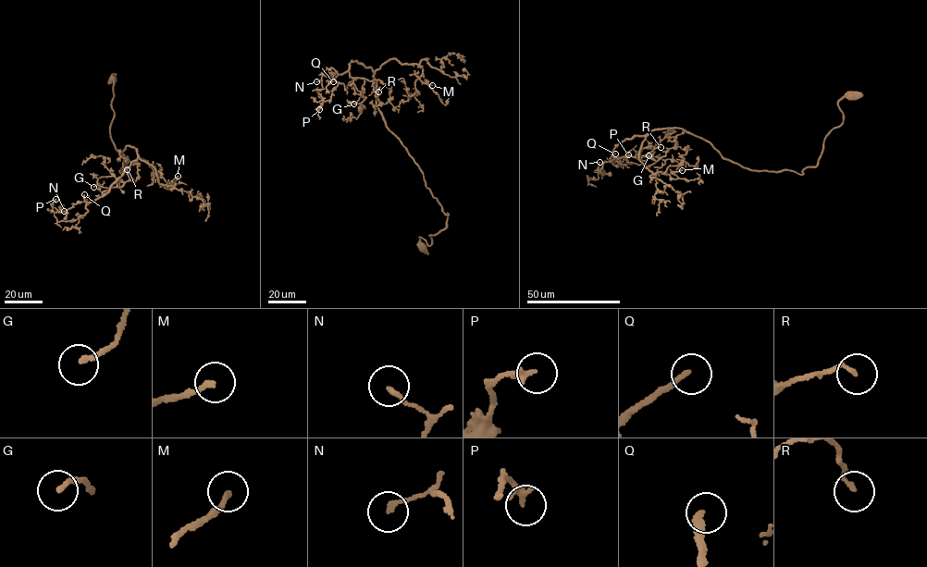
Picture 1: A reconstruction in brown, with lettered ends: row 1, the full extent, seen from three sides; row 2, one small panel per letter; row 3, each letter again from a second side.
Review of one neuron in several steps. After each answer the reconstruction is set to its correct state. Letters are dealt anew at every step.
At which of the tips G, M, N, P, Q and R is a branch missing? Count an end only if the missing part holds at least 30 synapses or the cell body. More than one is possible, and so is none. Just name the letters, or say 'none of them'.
P, Q

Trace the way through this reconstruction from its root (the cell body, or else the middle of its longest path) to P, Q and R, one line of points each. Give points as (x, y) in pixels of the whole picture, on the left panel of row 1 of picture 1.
P: (112, 79), (110, 135), (128, 159), (119, 171), (126, 145), (137, 159), (95, 200), (60, 211), (55, 199)
Q: (112, 79), (110, 135), (128, 159), (119, 171), (126, 145), (137, 159), (108, 192), (88, 203), (84, 194)
R: (112, 79), (110, 135), (128, 159), (119, 171), (126, 145), (138, 154), (102, 194), (128, 181), (127, 169)

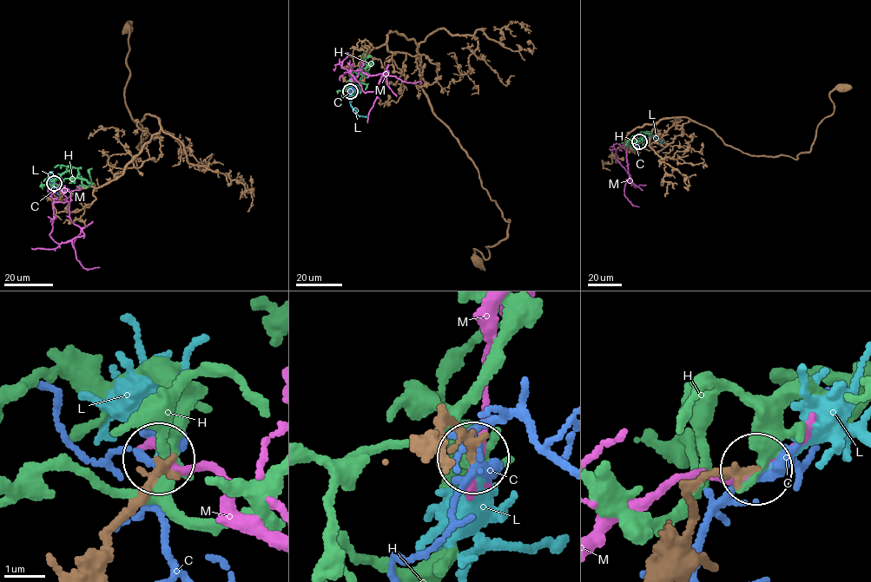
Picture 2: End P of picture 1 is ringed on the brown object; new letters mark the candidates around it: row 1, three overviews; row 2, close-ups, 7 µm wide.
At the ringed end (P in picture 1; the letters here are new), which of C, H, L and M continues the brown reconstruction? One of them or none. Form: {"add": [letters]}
{"add": ["L"]}

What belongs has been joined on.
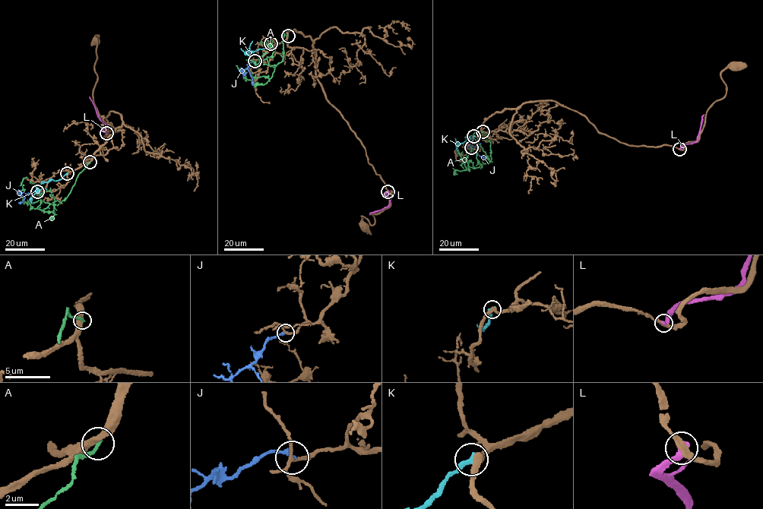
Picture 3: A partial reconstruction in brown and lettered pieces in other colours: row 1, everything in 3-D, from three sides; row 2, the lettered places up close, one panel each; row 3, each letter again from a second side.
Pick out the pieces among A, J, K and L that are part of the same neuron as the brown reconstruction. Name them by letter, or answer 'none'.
none

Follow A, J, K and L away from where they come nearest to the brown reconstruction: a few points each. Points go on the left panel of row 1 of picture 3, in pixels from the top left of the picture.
A: (90, 162), (79, 173), (70, 193), (56, 205), (40, 200), (24, 202), (20, 192), (23, 178)
J: (37, 191), (25, 196), (18, 203)
K: (67, 173), (58, 180), (50, 180), (39, 184), (36, 188), (38, 190), (32, 197), (33, 187)
L: (106, 133), (103, 131), (106, 125), (100, 119), (89, 96)

